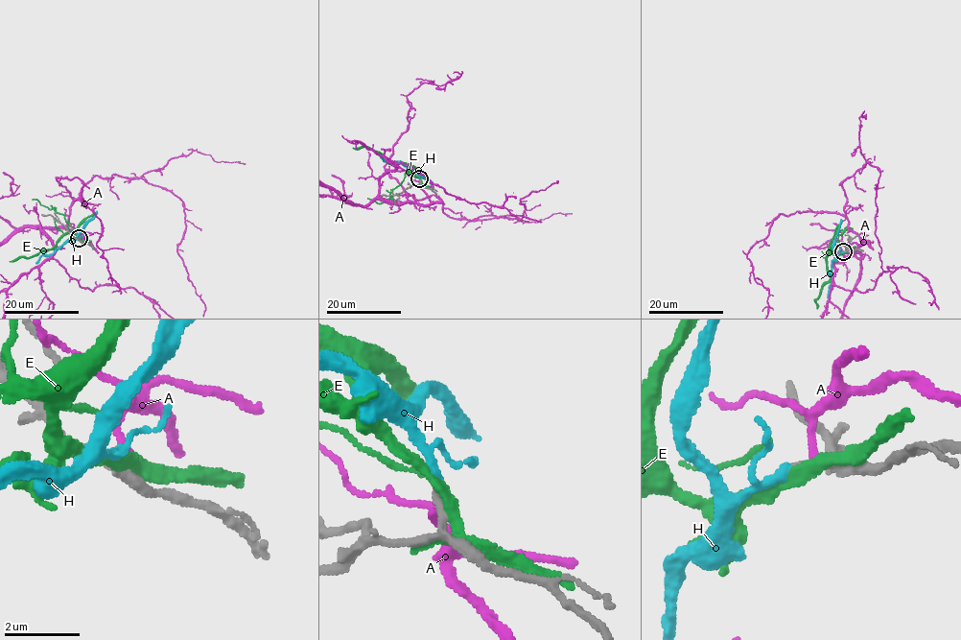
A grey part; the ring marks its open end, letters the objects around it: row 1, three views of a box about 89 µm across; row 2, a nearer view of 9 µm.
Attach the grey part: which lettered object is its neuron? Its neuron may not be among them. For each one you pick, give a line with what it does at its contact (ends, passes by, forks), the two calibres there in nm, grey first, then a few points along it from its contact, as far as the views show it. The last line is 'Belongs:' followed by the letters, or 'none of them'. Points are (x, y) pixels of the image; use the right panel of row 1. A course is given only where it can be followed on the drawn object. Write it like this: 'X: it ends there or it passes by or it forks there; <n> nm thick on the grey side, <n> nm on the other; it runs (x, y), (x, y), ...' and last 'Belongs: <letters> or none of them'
H: it passes by; 240 nm thick on the grey side, 160 nm on the other; it runs (843, 251), (832, 264), (828, 297)
Belongs: H

